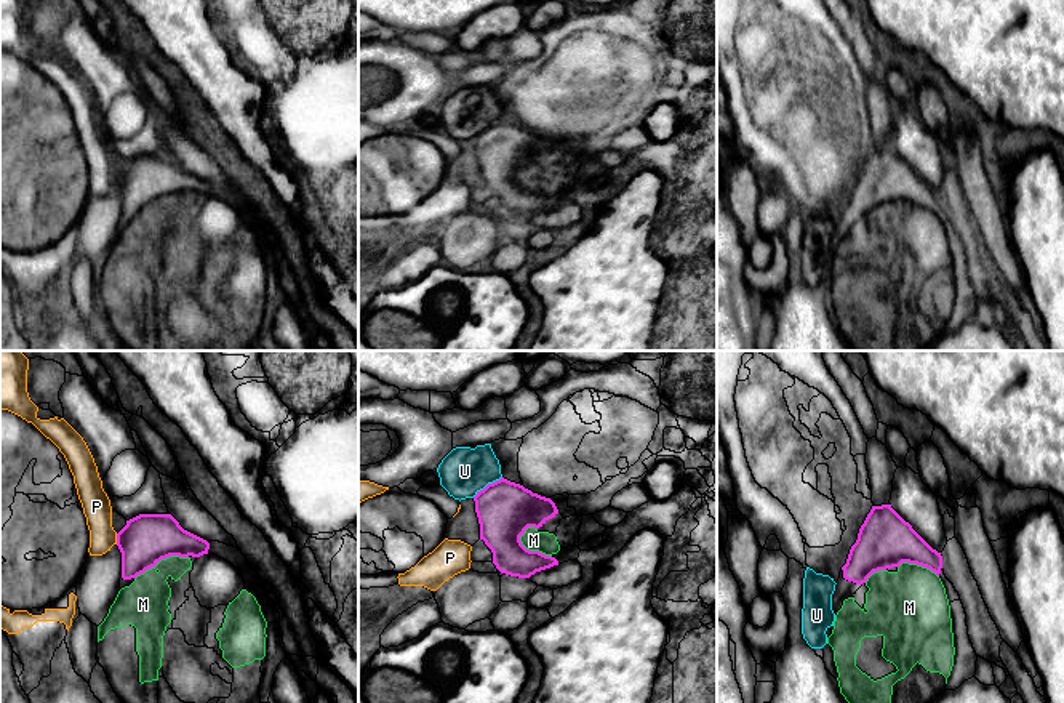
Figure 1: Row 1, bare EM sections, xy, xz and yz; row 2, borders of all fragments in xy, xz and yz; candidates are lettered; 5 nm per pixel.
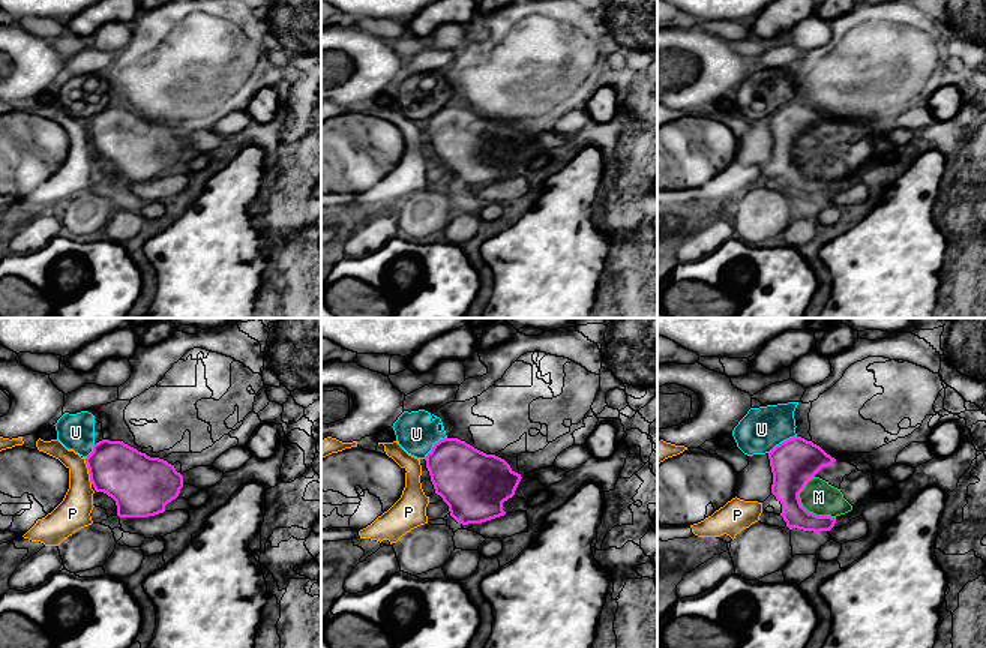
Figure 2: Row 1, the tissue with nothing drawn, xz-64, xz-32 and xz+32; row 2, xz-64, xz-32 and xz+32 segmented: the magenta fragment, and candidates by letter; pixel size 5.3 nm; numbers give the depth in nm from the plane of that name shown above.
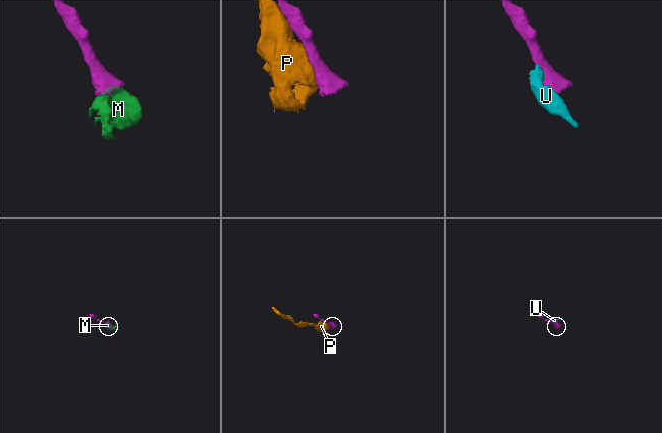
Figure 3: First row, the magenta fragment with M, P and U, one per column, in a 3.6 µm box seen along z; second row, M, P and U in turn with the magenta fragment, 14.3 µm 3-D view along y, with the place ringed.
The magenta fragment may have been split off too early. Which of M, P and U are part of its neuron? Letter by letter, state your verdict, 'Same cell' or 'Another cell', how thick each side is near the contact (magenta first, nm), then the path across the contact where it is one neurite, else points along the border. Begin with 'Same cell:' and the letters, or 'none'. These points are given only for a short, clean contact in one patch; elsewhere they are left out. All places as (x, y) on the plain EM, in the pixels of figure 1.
Same cell: M
M: Same cell. Thickness 260 nm (magenta) against 240 nm. Path across: xy (148, 180), (160, 192), (160, 200), (148, 213), (143, 245)
P: Another cell. Thickness 260 nm (magenta) against 140 nm
U: Another cell. Thickness 280 nm (magenta) against 240 nm. Boundary: xz (501, 117), (472, 138)

